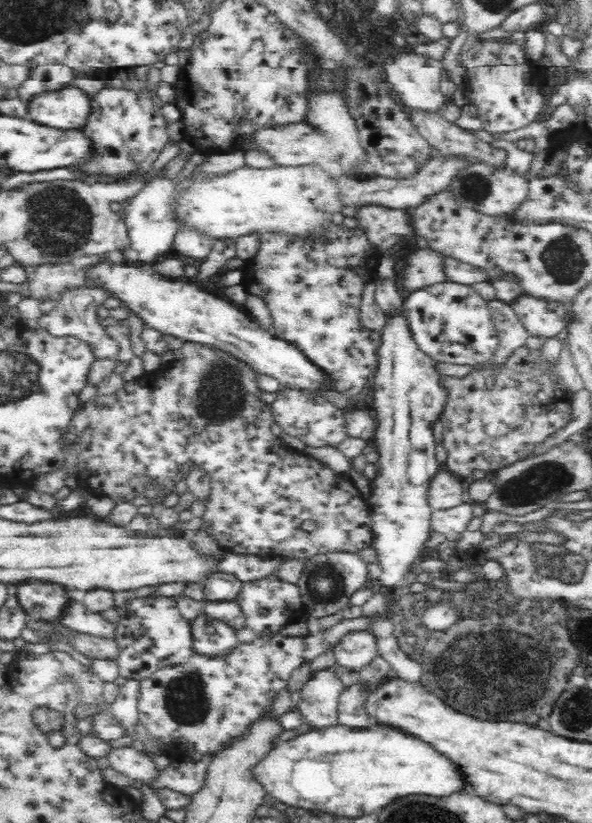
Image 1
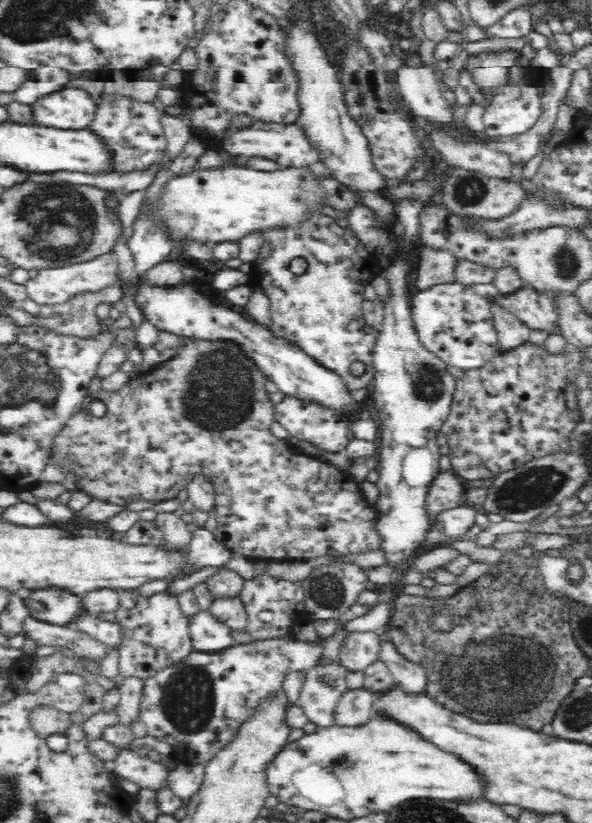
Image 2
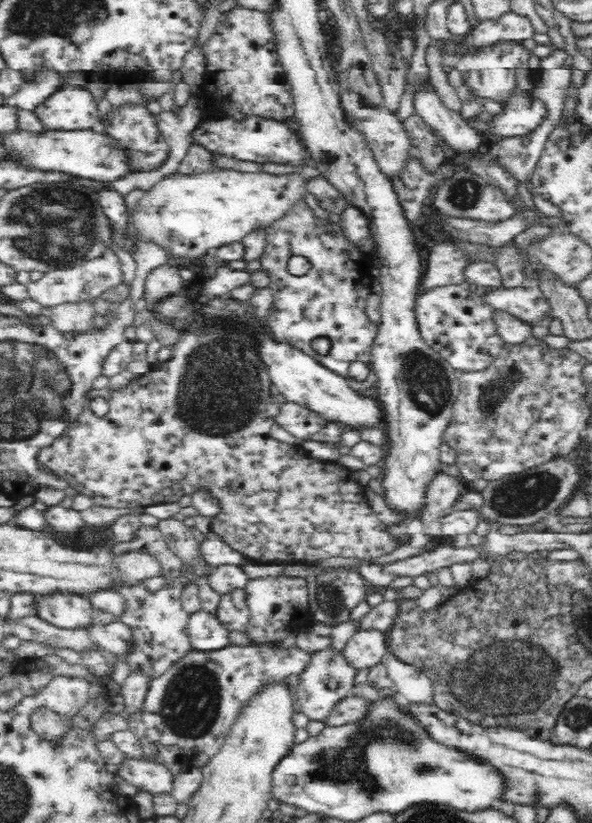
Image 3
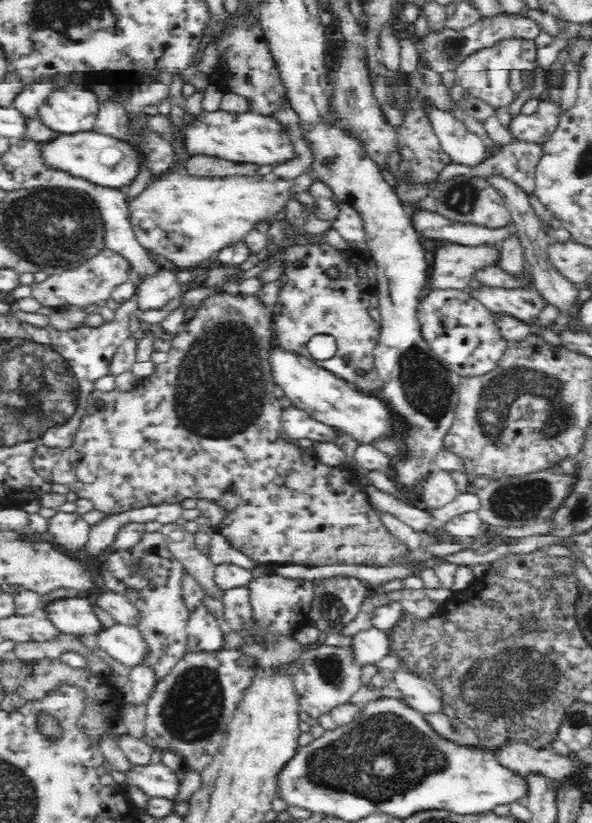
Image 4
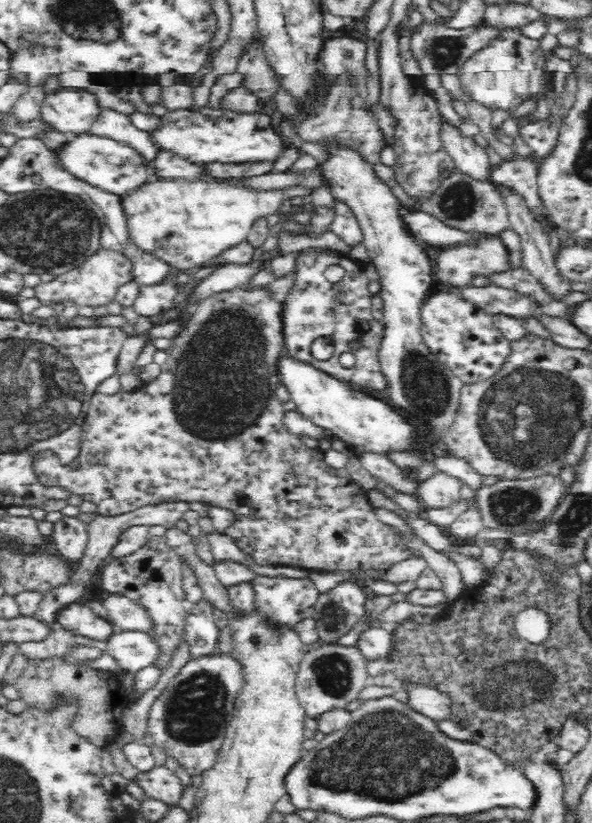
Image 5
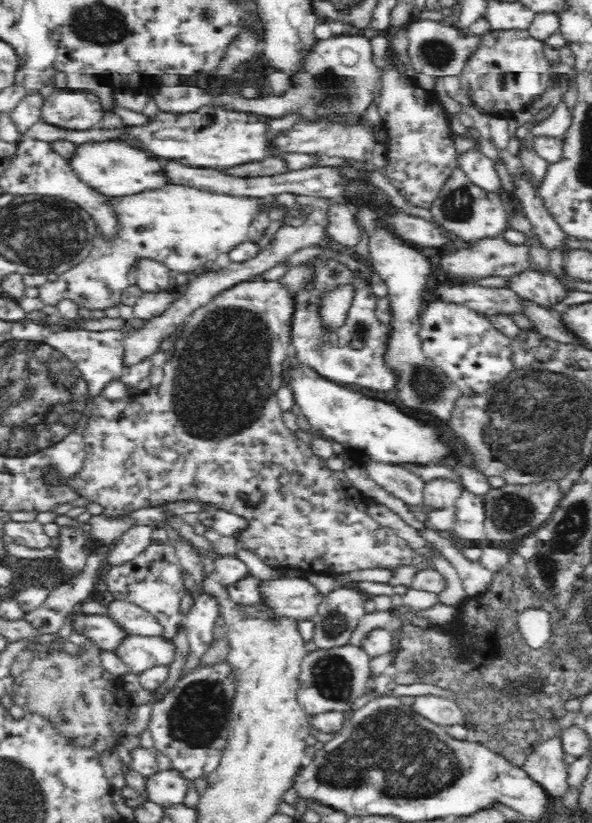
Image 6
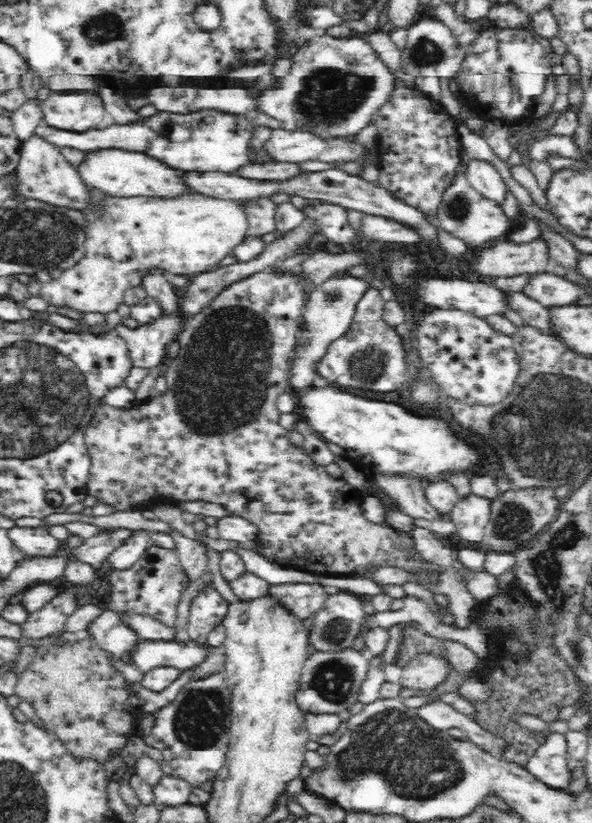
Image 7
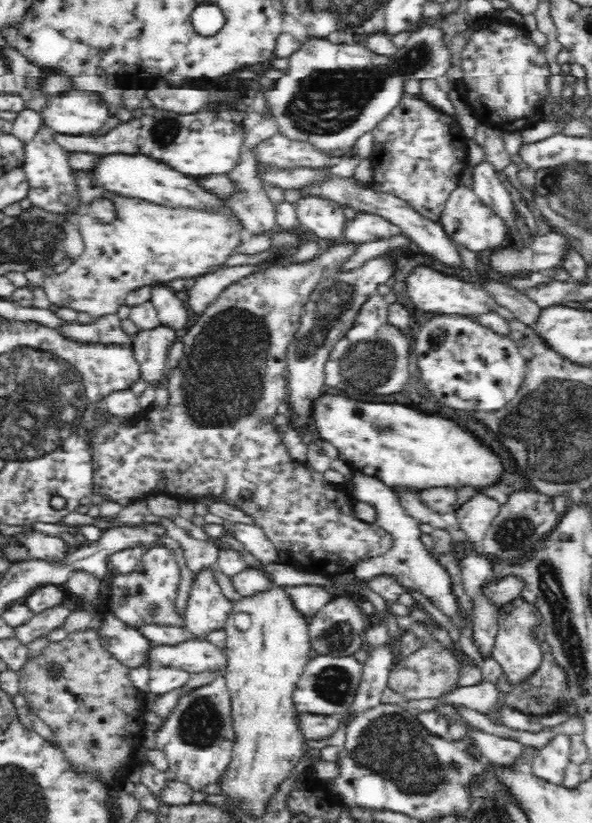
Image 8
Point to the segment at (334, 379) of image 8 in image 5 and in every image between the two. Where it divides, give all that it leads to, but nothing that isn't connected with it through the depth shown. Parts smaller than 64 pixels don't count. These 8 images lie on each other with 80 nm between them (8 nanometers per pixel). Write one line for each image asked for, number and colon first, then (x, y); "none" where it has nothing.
5: (314, 307)
6: (351, 353)
7: (370, 354)

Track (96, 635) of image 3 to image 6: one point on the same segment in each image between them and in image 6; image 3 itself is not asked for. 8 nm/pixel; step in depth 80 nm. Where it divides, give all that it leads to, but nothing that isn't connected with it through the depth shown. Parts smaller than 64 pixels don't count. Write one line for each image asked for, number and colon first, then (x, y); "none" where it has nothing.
4: (123, 642)
5: (132, 650)
6: (138, 652)

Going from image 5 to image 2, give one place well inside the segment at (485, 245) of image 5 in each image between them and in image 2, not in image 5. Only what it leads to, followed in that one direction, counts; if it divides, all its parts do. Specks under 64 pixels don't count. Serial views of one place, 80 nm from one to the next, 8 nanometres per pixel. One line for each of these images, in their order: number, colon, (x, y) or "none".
2: (434, 267)
3: (444, 264)
4: (453, 264)

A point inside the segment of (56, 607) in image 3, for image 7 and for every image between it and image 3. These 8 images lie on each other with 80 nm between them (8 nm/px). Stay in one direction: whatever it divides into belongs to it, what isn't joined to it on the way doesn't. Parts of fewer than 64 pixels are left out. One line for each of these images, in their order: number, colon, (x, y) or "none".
4: (71, 615)
5: (76, 617)
6: (102, 631)
7: (107, 631)

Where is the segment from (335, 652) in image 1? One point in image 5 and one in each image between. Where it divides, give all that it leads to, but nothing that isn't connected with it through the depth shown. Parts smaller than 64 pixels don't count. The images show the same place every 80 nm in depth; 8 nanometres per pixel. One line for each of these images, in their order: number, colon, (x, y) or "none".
2: (359, 649)
3: (365, 649)
4: (368, 646)
5: (374, 643)

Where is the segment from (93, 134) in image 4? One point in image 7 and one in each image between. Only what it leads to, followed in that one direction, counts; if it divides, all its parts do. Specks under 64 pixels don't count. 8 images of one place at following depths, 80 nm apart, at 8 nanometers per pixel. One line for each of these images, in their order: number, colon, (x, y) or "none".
5: (112, 165)
6: (115, 169)
7: (119, 173)

